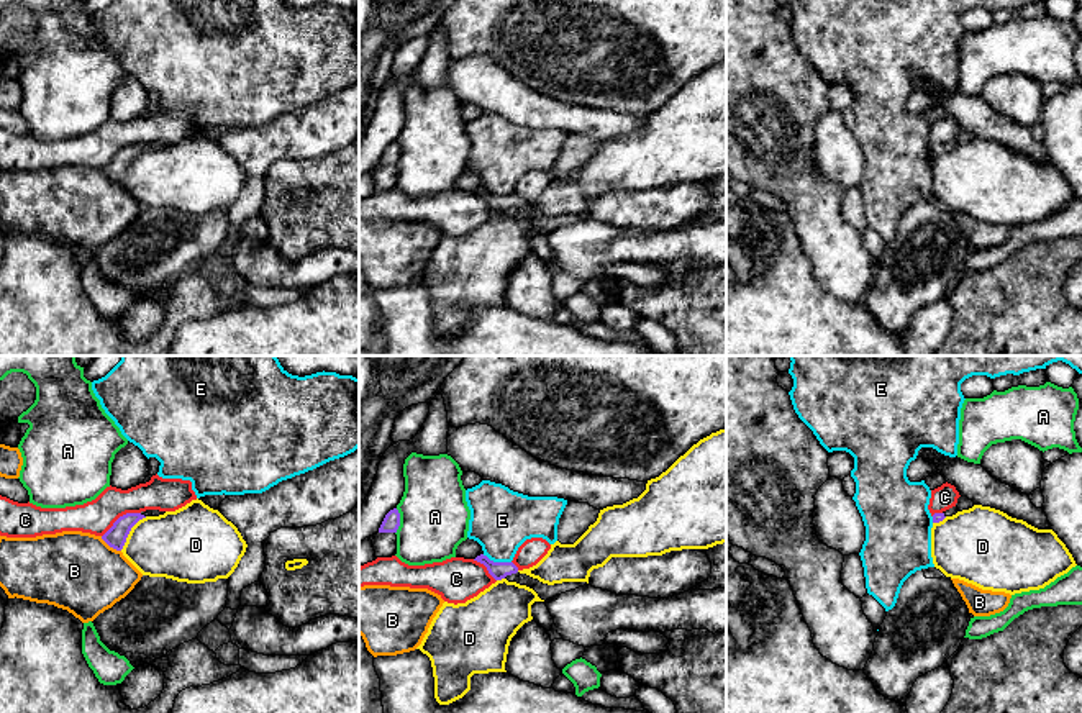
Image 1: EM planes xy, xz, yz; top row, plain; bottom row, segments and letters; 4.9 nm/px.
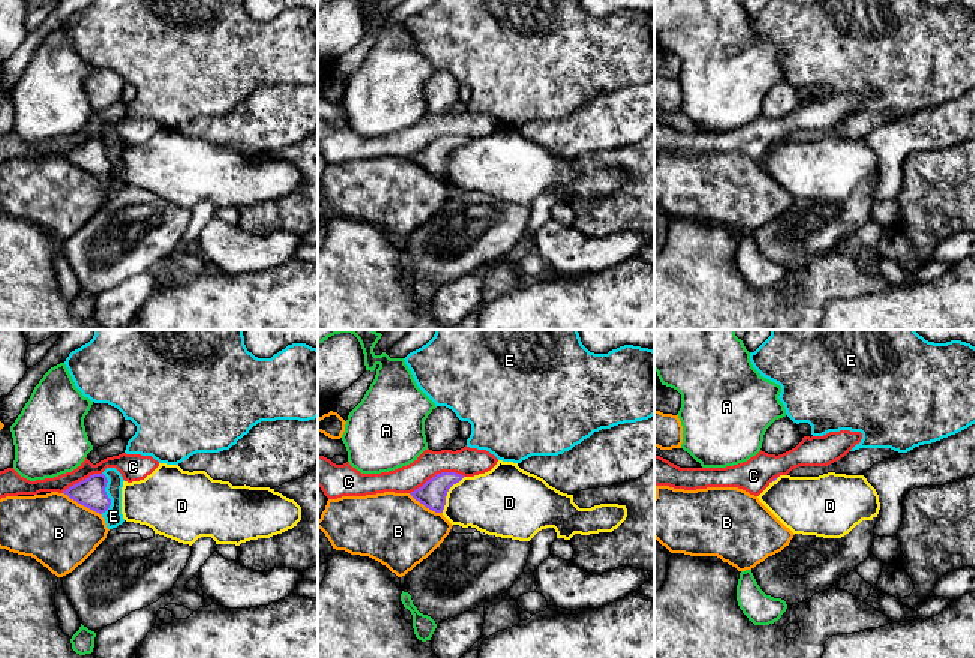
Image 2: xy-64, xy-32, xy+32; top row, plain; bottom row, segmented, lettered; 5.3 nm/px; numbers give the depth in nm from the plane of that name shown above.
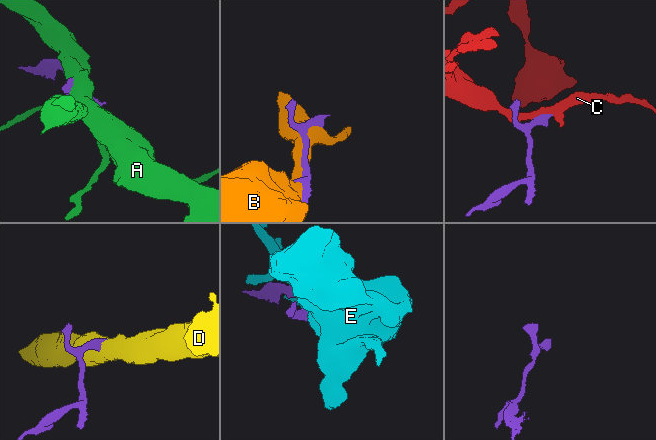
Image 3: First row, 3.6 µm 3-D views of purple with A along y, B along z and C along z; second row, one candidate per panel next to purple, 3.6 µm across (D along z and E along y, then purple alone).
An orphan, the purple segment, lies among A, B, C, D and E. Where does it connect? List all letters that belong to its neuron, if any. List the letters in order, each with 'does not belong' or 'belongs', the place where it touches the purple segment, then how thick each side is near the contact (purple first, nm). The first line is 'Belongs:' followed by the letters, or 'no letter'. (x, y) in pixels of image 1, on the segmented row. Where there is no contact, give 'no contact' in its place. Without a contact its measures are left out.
Belongs: no letter
A: does not belong; contact xz (399, 522); calibres 90 and 340 nm
B: does not belong; contact xy (110, 546); calibres 100 and 380 nm
C: does not belong; contact xy (120, 517); calibres 100 and 170 nm
D: does not belong; contact xy (130, 530); calibres 100 and 340 nm
E: does not belong; contact xz (497, 563); calibres 90 and 300 nm

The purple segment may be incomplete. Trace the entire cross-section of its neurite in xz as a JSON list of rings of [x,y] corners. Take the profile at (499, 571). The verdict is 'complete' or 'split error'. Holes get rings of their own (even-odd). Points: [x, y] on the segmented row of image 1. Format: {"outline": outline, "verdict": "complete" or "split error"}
{"outline": [[[484,554],[477,556],[474,561],[484,564],[487,567],[489,574],[495,580],[507,579],[508,582],[516,582],[520,585],[526,585],[526,587],[533,588],[538,593],[538,597],[544,602],[556,595],[589,585],[587,582],[562,582],[562,584],[548,585],[548,584],[543,584],[538,579],[533,579],[526,574],[520,574],[518,567],[513,562],[493,562]]], "verdict": "split error"}

